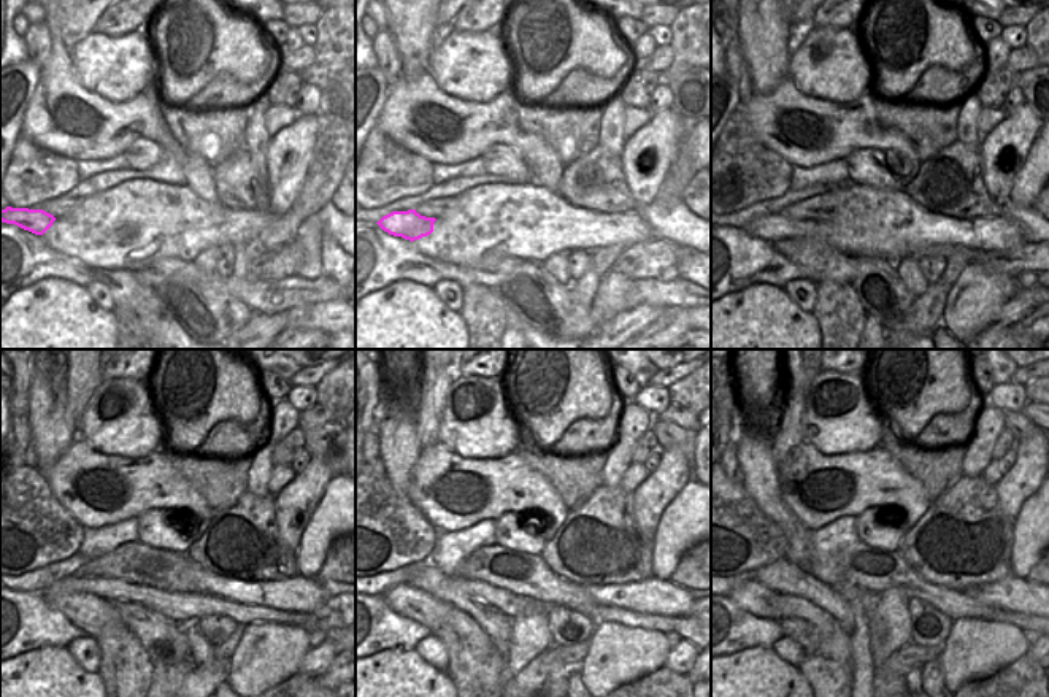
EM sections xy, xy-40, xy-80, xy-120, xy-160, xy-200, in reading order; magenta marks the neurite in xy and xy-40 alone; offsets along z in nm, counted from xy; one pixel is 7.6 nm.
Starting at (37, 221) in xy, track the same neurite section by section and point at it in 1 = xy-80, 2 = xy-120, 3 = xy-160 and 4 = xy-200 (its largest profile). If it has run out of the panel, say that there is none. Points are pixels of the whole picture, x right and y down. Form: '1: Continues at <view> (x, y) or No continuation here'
1: Continues at xy-80 (772, 227)
2: Continues at xy-120 (178, 607)
3: Continues at xy-160 (599, 613)
4: Continues at xy-200 (1022, 621).

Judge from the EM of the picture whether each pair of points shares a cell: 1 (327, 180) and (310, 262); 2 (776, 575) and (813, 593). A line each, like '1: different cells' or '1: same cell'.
1: same cell
2: same cell

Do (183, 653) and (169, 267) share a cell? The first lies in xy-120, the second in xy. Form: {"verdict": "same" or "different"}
{"verdict": "different"}

